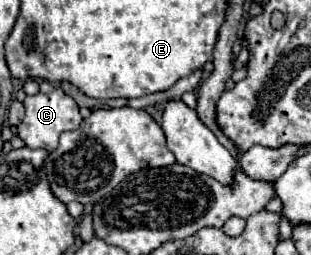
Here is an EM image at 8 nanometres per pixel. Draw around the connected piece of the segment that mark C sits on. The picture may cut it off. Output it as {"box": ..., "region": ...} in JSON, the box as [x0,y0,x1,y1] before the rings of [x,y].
{"box":[17,87,83,151],"region":[[[57,87],[49,95],[37,93],[33,97],[25,97],[23,105],[25,105],[25,119],[17,127],[17,135],[31,149],[45,149],[45,151],[55,149],[55,145],[59,141],[59,135],[65,133],[65,131],[75,131],[83,121],[81,113],[79,113],[79,105],[73,101],[73,97],[63,93],[61,87]]]}

